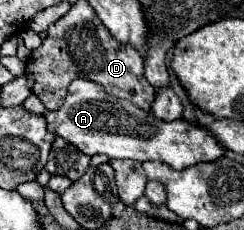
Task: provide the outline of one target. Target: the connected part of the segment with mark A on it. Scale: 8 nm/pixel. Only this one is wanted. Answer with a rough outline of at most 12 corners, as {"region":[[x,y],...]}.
{"region":[[83,78],[49,132],[87,156],[175,170],[225,148],[207,128],[153,118]]}

